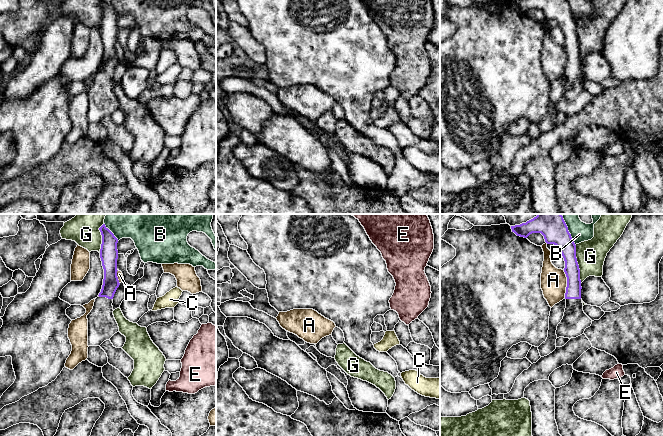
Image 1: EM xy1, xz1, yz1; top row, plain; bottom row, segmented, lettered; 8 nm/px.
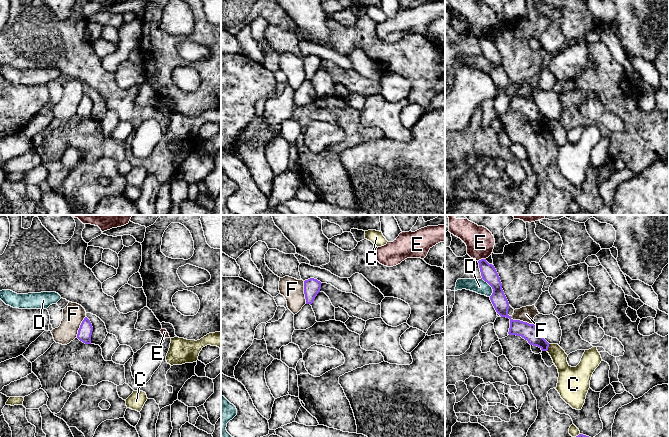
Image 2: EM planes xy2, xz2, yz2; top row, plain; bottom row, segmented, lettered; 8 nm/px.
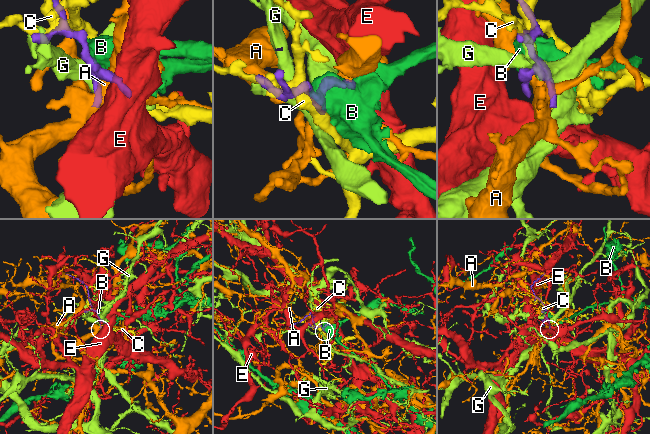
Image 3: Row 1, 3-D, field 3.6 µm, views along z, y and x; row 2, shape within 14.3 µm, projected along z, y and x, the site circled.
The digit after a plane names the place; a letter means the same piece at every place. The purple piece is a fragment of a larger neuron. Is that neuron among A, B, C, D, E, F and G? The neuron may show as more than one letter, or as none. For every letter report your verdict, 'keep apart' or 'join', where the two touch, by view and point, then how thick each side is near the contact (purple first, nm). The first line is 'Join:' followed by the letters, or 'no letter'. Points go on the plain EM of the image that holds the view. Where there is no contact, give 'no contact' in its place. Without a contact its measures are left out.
Join: no letter
A: keep apart; contact yz1 (567, 60); calibres 130 and 200 nm
B: keep apart; contact yz1 (570, 11); calibres 170 and 140 nm
C: keep apart; contact yz2 (548, 122); calibres 130 and 120 nm
D: keep apart; contact yz2 (491, 62); calibres 130 and 120 nm
E: keep apart; contact yz2 (481, 35); calibres 130 and 220 nm
F: keep apart; contact yz2 (522, 97); calibres 130 and 130 nm
G: keep apart; contact yz1 (577, 40); calibres 150 and 240 nm

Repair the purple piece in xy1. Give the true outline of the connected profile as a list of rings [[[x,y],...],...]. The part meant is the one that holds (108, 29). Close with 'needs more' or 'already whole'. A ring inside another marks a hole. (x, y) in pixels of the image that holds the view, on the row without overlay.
[[[105,0],[99,6],[102,11],[100,34],[104,45],[104,55],[93,85],[87,91],[88,122],[100,122],[119,108],[112,82],[114,70],[120,61],[117,53],[118,15]]] | needs more

